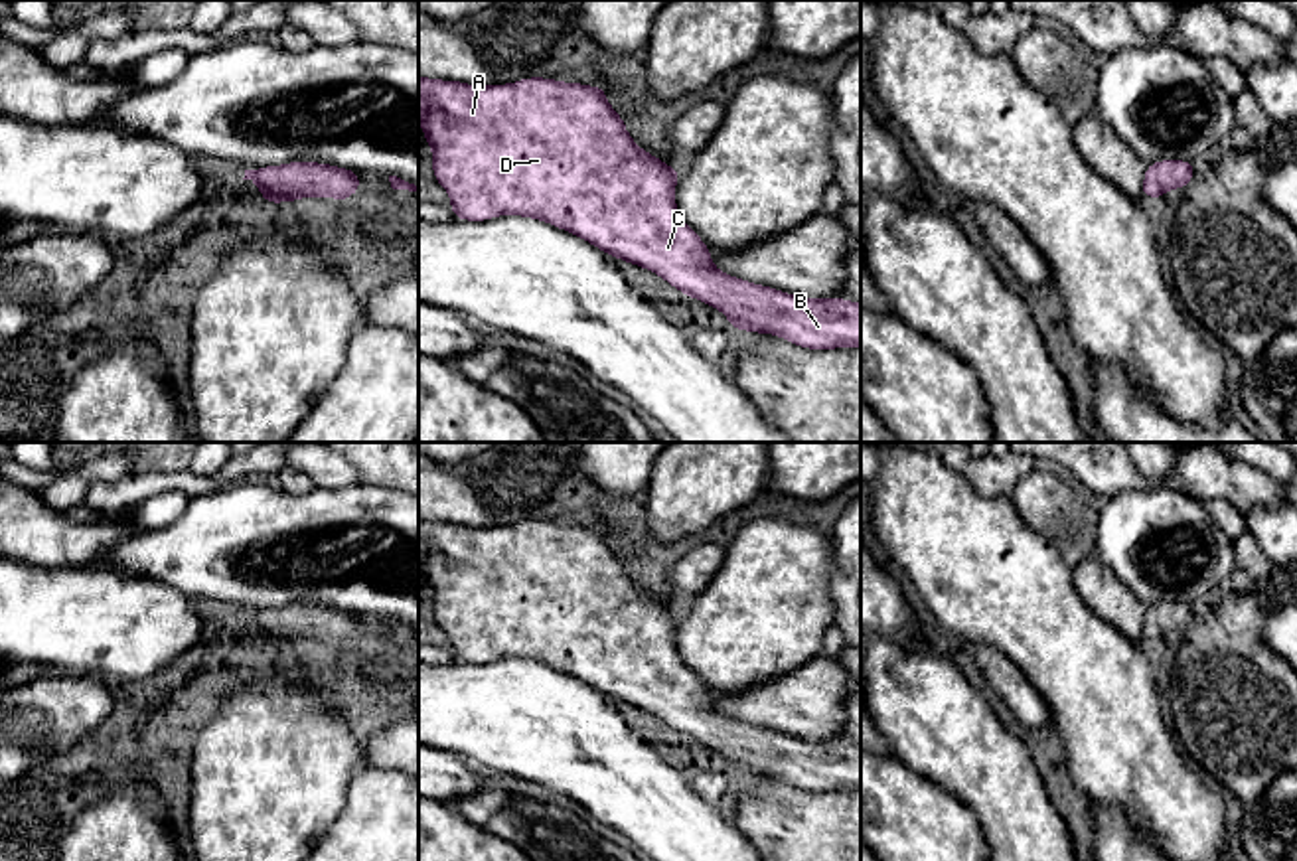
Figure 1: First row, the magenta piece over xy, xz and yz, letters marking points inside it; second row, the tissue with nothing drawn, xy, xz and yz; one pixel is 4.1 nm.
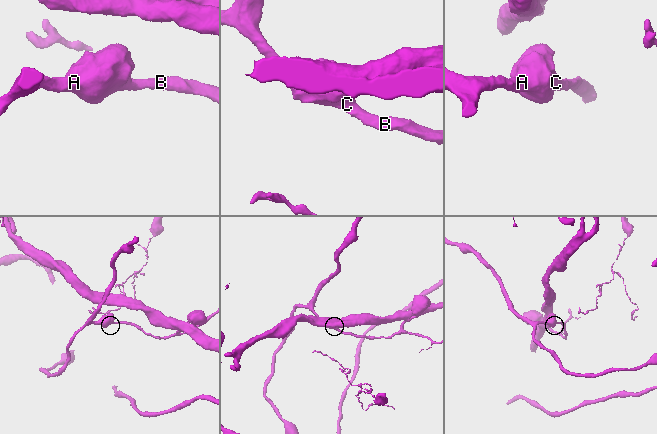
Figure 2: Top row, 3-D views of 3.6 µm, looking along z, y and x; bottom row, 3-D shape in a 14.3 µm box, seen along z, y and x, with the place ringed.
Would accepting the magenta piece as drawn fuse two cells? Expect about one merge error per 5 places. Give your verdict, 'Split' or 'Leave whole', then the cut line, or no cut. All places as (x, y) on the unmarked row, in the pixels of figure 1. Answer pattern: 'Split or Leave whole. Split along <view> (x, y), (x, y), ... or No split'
Leave whole. No split

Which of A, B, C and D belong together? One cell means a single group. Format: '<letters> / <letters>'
A B C D

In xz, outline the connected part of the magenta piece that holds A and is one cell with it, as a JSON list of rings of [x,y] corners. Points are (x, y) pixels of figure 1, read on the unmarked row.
[[[419,517],[419,565],[432,592],[432,616],[450,638],[454,660],[541,662],[614,701],[659,717],[687,741],[721,752],[732,772],[774,776],[807,792],[861,790],[861,744],[794,739],[730,719],[713,707],[709,689],[675,648],[681,612],[634,585],[602,527],[545,519],[468,527]]]

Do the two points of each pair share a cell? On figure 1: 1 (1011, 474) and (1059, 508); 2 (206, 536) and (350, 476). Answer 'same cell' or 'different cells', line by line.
1: different cells
2: different cells

